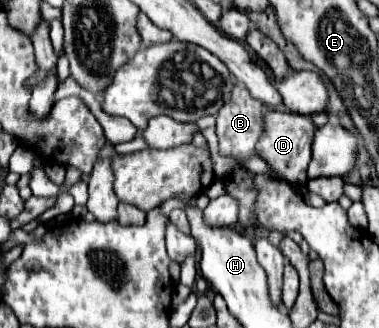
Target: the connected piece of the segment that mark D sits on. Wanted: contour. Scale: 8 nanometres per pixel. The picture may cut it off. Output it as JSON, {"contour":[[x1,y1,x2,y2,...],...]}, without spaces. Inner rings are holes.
{"contour":[[266,111,264,113,264,135,256,143,256,151,270,163,270,167,292,183,306,183,306,167,312,159,312,141,316,125,310,117,288,113,288,111]]}

